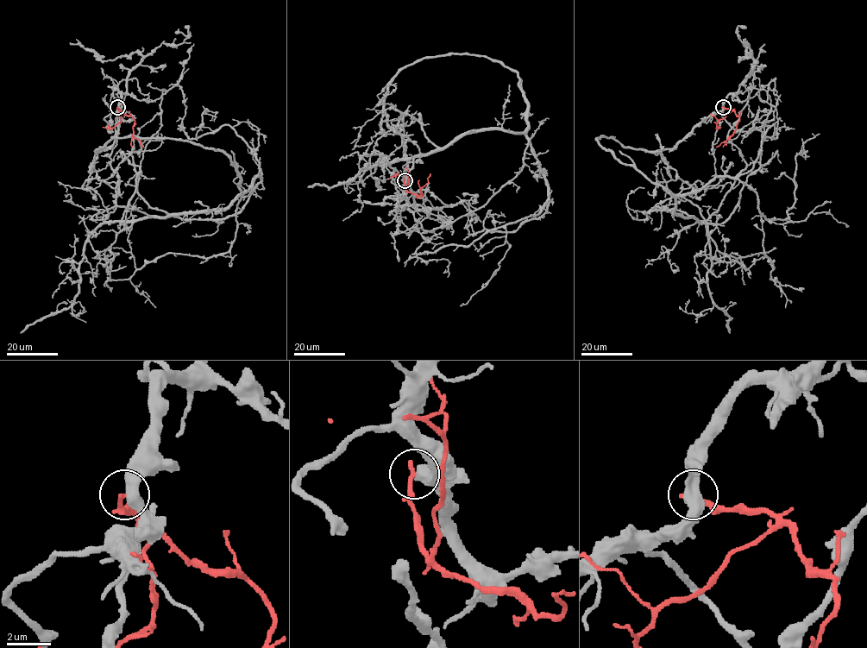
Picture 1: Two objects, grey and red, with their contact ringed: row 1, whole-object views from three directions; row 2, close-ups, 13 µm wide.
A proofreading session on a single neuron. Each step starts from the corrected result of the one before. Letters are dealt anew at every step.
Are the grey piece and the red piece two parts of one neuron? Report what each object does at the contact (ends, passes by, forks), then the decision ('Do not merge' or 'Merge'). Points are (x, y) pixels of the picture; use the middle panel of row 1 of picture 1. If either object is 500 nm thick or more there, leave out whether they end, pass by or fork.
At the ring grey passes by. At the ring red ends. Do not merge

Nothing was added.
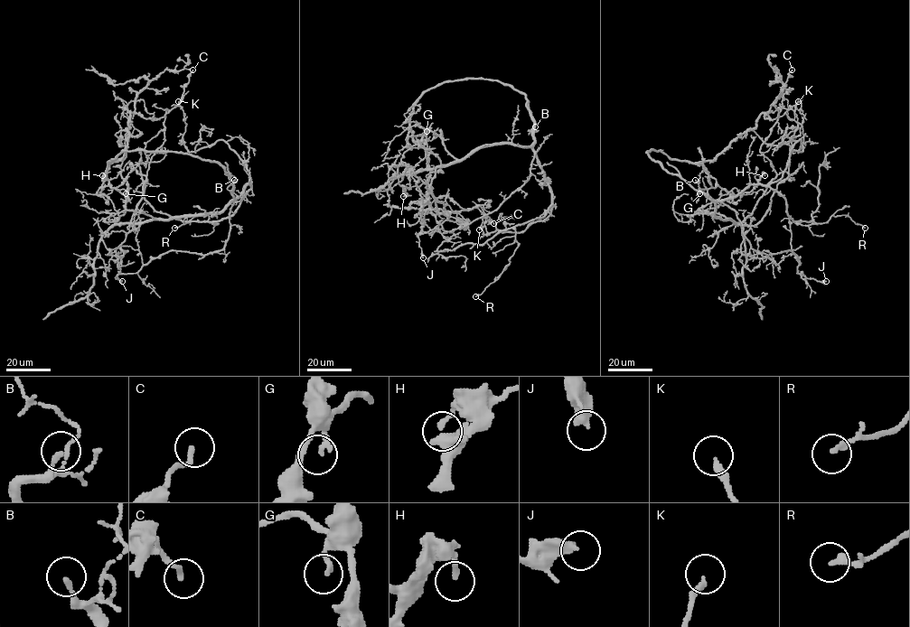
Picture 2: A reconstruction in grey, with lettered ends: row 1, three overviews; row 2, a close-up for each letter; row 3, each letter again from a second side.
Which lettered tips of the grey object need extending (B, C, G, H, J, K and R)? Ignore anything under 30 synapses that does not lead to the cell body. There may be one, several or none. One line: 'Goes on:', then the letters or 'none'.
Goes on: none

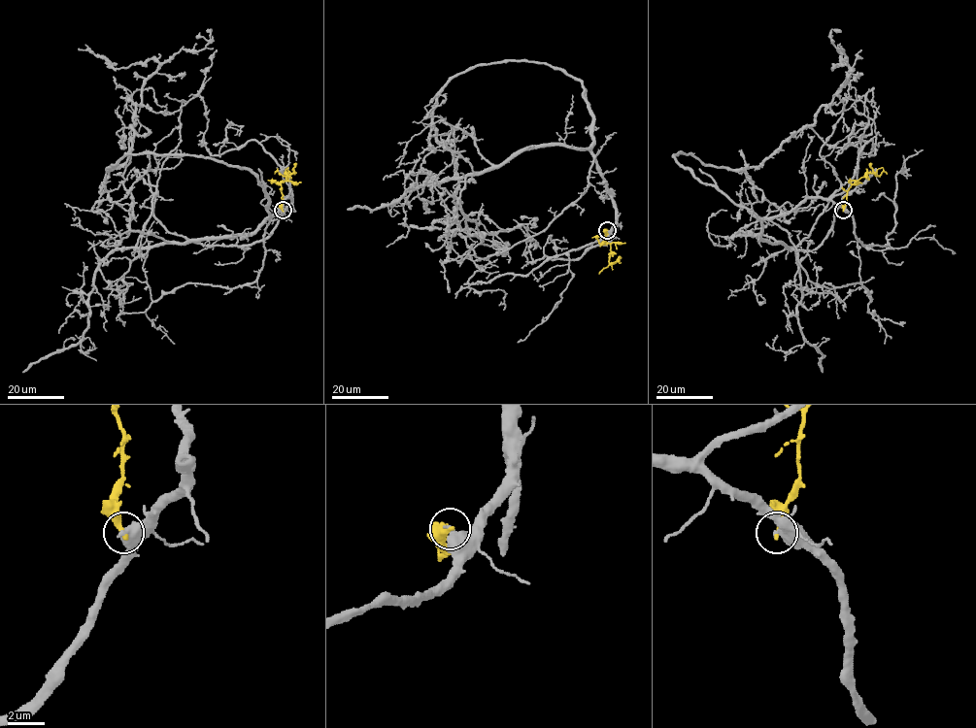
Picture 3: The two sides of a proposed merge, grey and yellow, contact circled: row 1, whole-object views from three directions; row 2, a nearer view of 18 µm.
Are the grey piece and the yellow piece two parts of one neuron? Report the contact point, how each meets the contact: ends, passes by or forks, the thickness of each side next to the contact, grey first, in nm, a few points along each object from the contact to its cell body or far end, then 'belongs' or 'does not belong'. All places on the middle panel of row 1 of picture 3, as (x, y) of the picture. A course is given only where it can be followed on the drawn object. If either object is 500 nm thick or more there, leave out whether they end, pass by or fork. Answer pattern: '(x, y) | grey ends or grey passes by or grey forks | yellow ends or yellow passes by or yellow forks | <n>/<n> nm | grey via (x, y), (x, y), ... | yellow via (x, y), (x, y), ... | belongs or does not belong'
(607, 230) | 600/340 nm | grey via (606, 230), (595, 156), (558, 146), (444, 180), (448, 228), (454, 207), (481, 237), (402, 224) | yellow via (606, 230), (605, 241), (611, 252), (609, 261), (614, 262), (621, 257) | does not belong

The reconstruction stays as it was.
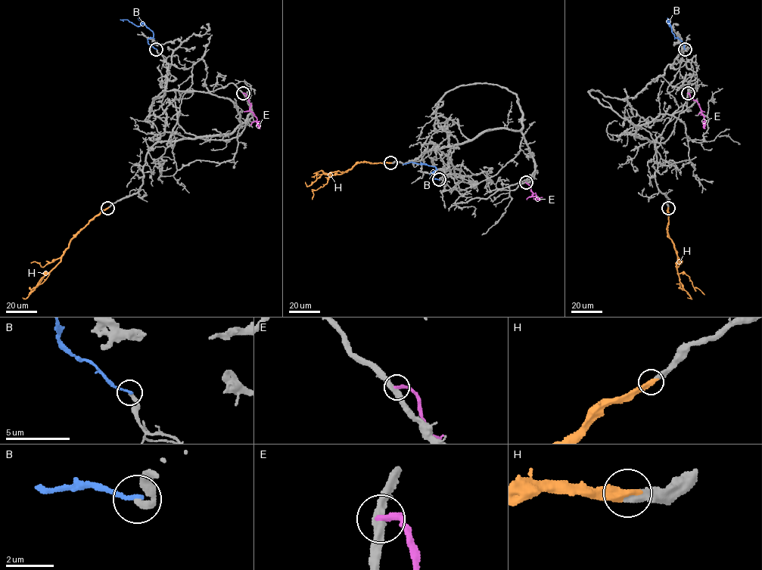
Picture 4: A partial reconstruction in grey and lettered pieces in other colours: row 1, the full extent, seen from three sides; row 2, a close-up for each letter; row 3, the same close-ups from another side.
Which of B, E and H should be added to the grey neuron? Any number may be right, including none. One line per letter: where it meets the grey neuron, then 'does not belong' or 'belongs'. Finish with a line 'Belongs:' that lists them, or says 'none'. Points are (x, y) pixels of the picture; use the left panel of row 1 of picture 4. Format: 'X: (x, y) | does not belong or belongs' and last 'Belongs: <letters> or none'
B: (156, 49) | does not belong
E: (243, 93) | does not belong
H: (107, 208) | belongs
Belongs: H

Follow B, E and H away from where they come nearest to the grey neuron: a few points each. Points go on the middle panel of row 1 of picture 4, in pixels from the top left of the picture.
B: (439, 179), (430, 178), (430, 174), (436, 169), (434, 166), (410, 162), (402, 164)
E: (526, 182), (530, 186), (532, 195), (542, 199)
H: (390, 162), (358, 162), (347, 171), (331, 171), (326, 184), (312, 190), (312, 199)

